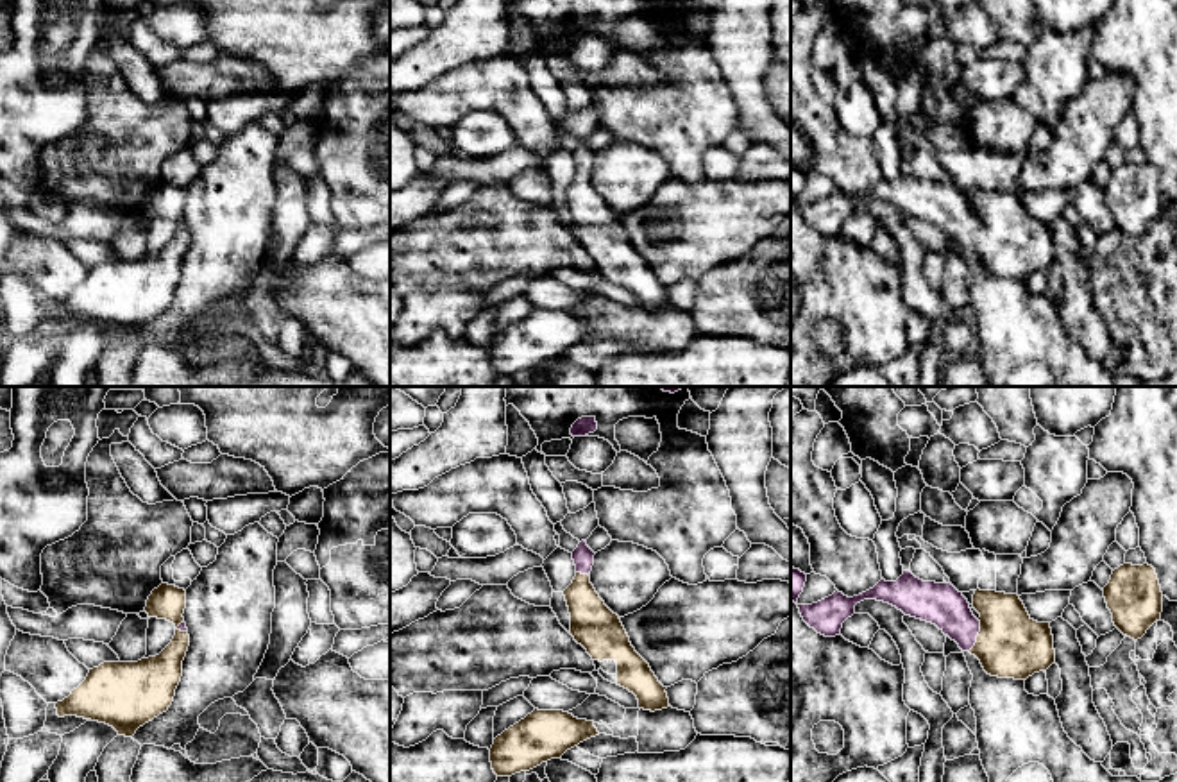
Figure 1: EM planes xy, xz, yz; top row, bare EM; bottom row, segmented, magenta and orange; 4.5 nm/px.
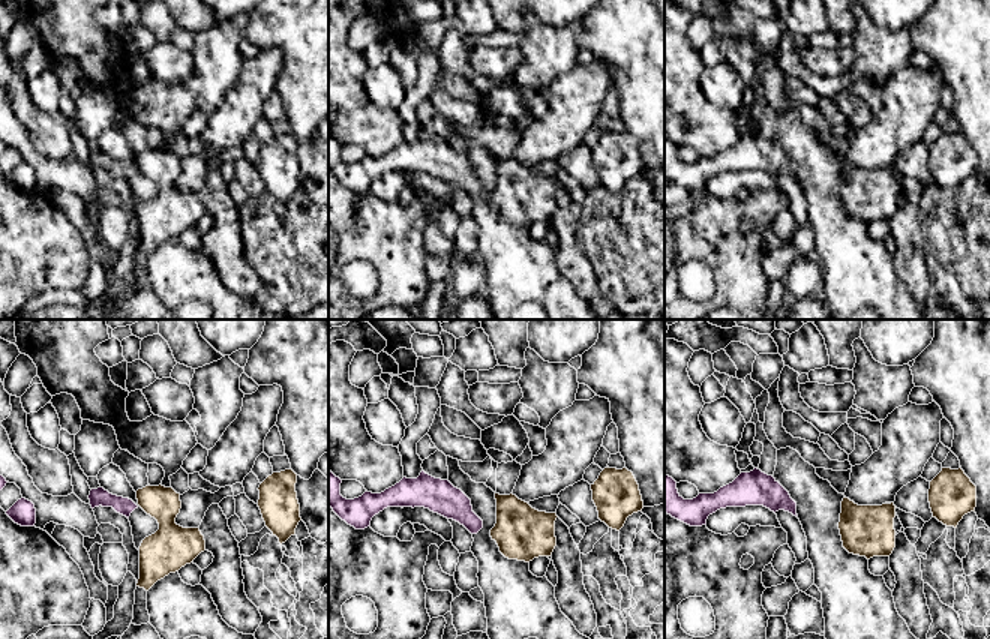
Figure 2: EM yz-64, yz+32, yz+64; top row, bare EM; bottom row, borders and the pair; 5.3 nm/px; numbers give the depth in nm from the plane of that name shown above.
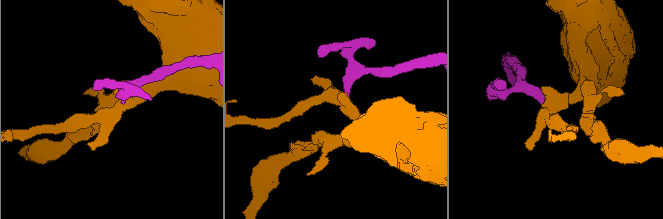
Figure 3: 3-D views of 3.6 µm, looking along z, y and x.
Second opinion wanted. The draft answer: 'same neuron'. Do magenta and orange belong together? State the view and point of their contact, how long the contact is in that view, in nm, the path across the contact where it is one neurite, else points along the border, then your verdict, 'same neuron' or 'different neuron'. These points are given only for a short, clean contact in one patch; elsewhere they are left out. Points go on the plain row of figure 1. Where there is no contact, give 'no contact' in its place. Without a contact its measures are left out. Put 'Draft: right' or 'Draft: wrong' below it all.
meets magenta in yz at (977, 233); contact 150 nm long; runs through yz (943, 204), (977, 233), (1002, 237), (1009, 244); same neuron
Draft: right

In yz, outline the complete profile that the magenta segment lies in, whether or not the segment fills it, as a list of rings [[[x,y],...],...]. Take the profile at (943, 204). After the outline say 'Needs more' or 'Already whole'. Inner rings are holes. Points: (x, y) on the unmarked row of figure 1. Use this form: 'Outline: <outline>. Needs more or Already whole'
Outline: [[[910,170],[896,181],[882,177],[859,195],[835,190],[798,208],[810,227],[835,236],[864,199],[889,202],[905,215],[936,224],[962,251],[975,254],[991,276],[1027,279],[1055,263],[1050,222],[1034,220],[1018,193],[977,188],[970,204],[952,183],[923,181]]]. Needs more

